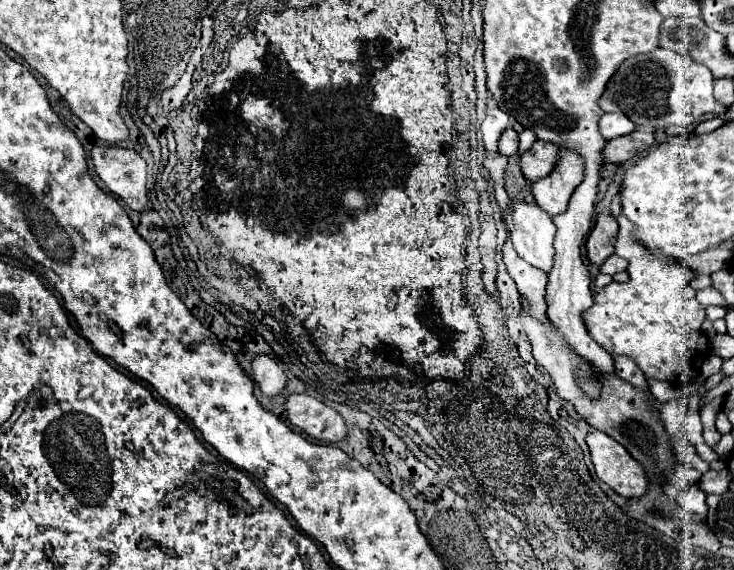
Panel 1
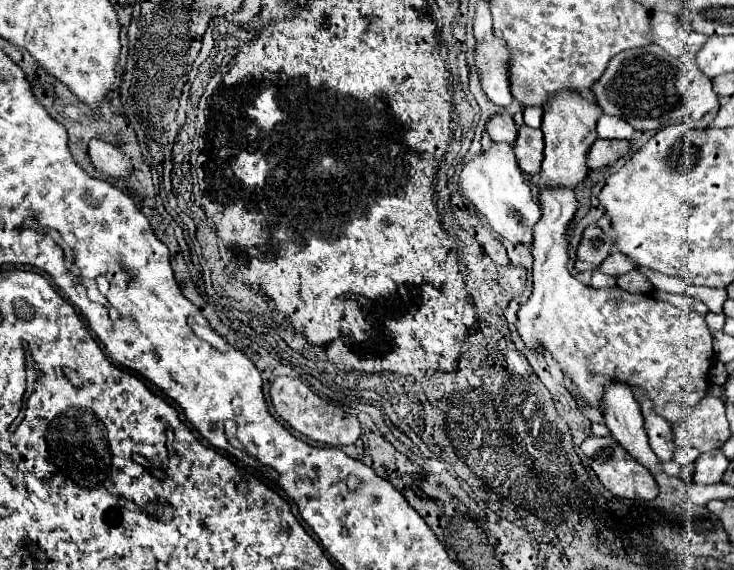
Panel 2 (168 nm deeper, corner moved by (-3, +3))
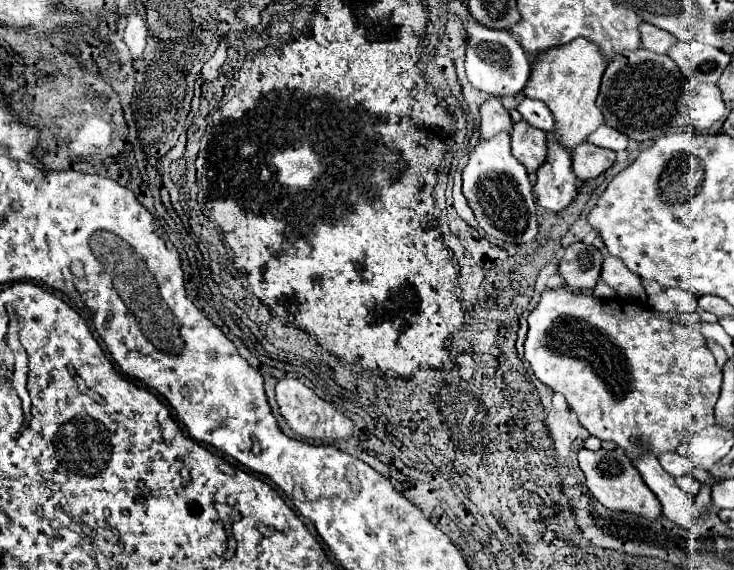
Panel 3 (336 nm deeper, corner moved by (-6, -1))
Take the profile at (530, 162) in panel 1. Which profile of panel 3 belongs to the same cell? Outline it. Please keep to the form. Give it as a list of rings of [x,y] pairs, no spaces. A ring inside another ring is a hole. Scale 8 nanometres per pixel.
[[[524,120],[516,122],[512,132],[512,154],[520,164],[524,164],[528,174],[536,172],[548,158],[546,132],[532,128]]]

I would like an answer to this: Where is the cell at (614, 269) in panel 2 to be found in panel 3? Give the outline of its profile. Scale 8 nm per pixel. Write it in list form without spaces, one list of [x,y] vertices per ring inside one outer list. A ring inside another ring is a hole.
[[[610,254],[604,256],[600,280],[604,280],[608,286],[612,286],[620,298],[630,298],[630,300],[646,304],[646,292],[640,282],[640,276],[630,272],[620,258],[610,256]]]

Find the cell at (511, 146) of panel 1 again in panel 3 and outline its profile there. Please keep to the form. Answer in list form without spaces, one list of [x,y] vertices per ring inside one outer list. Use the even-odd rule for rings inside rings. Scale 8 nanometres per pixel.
[[[490,98],[480,106],[480,132],[482,138],[492,138],[500,132],[512,132],[512,118],[502,106],[500,98]]]

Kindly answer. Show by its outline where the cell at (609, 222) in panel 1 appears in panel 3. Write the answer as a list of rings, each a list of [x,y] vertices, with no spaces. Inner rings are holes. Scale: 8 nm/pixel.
[[[576,242],[564,250],[564,256],[560,260],[560,274],[566,280],[566,286],[574,292],[580,292],[580,288],[594,288],[602,270],[602,252],[594,246],[588,246],[584,242]]]

